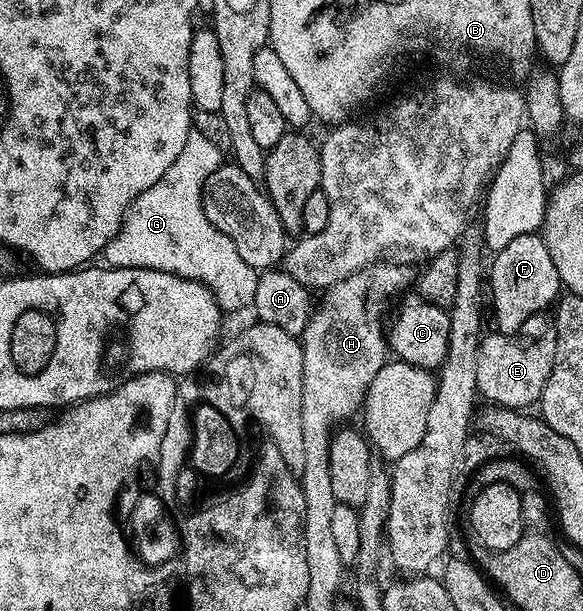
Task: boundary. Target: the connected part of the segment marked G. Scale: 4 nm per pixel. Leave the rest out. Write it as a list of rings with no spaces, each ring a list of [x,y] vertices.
[[[190,129],[187,144],[183,144],[183,152],[175,159],[175,164],[147,188],[129,205],[121,231],[105,245],[103,251],[104,265],[115,270],[158,270],[171,272],[180,278],[202,282],[217,297],[217,304],[222,311],[242,308],[253,304],[255,300],[255,284],[259,271],[251,268],[243,256],[239,256],[239,248],[231,244],[231,240],[223,232],[219,232],[205,215],[205,206],[201,202],[203,184],[211,172],[223,165],[223,153],[211,144],[197,130]]]

